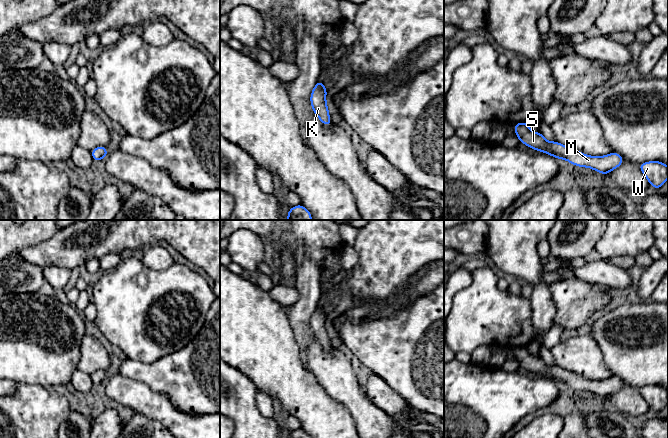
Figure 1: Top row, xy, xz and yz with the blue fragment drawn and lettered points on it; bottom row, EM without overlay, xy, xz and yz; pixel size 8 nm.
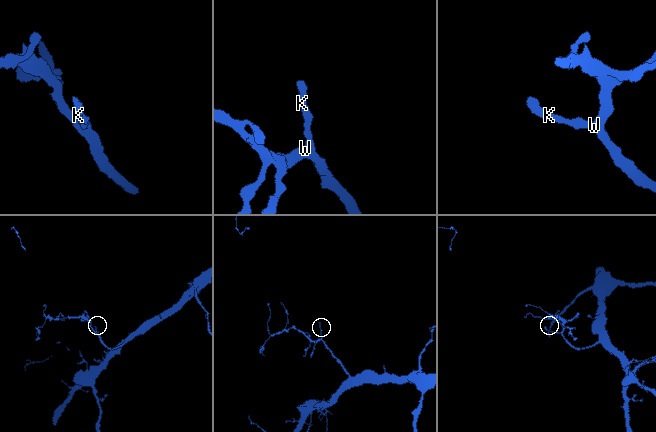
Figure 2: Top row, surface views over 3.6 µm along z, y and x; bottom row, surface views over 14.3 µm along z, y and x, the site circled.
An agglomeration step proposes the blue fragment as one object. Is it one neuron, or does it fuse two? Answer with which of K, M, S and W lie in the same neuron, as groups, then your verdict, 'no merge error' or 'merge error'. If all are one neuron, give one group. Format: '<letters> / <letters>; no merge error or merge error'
K M S W; no merge error

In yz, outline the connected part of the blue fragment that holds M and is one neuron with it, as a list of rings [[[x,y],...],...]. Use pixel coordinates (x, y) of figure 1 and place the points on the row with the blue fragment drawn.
[[[528,121],[515,123],[513,127],[519,141],[533,150],[544,152],[557,159],[565,159],[578,167],[591,168],[601,175],[608,175],[624,162],[623,157],[616,152],[611,152],[606,156],[588,156],[557,141],[548,142],[543,134],[529,128]]]

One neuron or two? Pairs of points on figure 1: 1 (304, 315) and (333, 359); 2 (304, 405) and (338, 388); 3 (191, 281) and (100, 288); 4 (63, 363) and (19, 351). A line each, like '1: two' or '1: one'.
1: two
2: two
3: one
4: one

